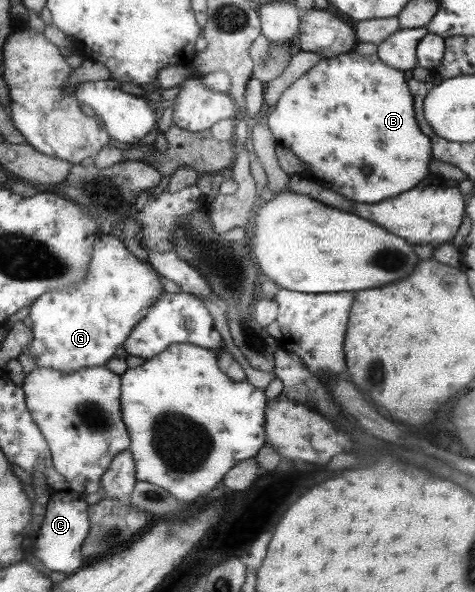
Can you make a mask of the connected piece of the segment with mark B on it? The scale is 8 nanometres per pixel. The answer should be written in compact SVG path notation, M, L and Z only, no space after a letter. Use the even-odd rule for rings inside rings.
M351 51L346 54L339 54L335 57L329 57L326 59L320 59L318 64L314 65L308 72L304 73L299 80L296 80L291 86L280 96L279 102L273 107L272 114L265 119L268 123L268 128L270 128L274 138L276 139L276 144L282 147L288 148L297 156L298 159L302 160L306 164L306 168L310 170L309 178L313 179L320 186L328 188L328 190L334 190L342 196L348 196L346 200L351 200L353 202L364 202L364 204L372 205L386 198L392 198L400 192L408 192L416 187L416 185L424 180L429 174L431 174L429 164L433 158L432 156L432 144L430 137L426 136L418 126L416 122L416 116L414 111L414 101L412 100L412 94L407 86L409 75L400 70L386 65L386 62L378 57L377 54L372 56L362 56L356 51ZM364 168L372 168L372 174L364 174L362 170Z

